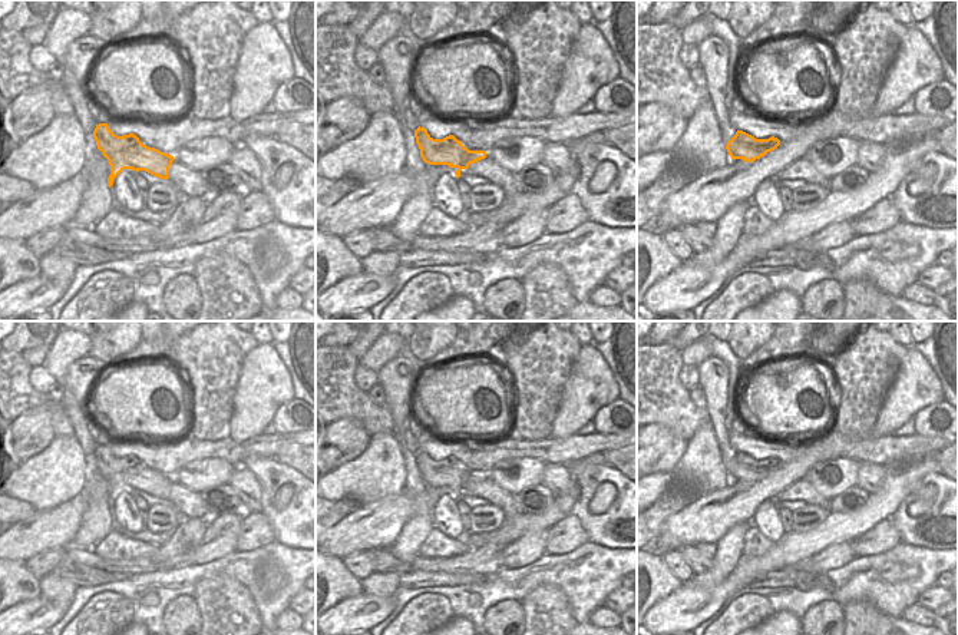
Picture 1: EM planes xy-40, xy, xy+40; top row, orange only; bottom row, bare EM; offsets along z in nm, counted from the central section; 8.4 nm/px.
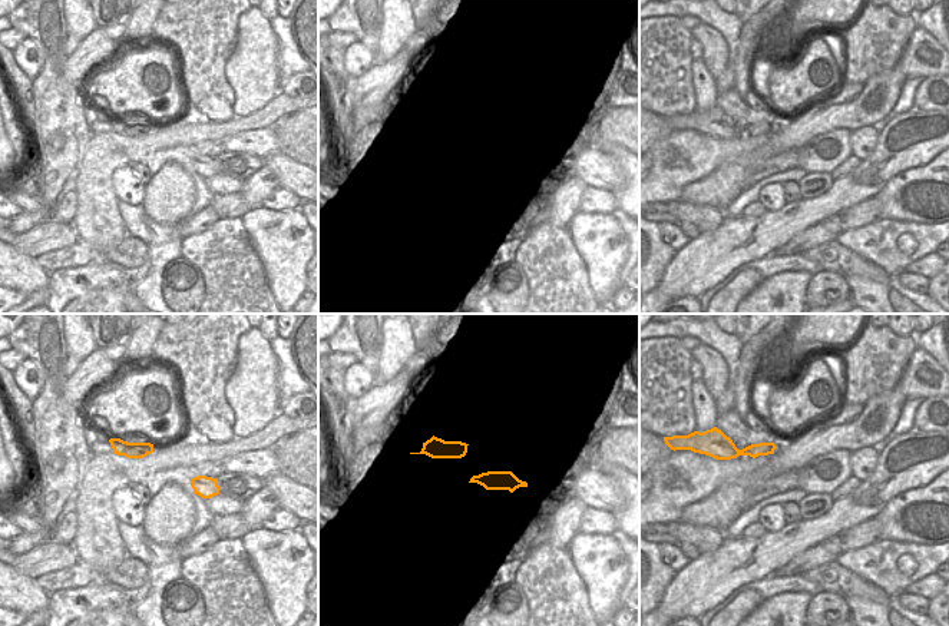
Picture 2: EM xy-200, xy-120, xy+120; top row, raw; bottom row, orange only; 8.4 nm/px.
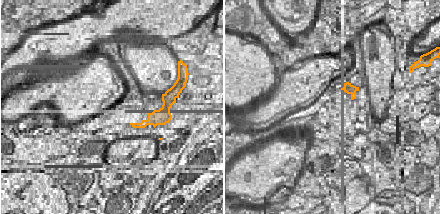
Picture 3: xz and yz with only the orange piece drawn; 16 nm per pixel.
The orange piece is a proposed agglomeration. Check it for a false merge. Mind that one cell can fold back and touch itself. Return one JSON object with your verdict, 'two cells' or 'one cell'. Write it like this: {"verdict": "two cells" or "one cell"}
{"verdict": "two cells"}

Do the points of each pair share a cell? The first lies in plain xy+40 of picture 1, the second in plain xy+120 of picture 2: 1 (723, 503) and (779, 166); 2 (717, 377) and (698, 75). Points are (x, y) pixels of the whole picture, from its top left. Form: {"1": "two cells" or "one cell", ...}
{"1": "two cells", "2": "one cell"}

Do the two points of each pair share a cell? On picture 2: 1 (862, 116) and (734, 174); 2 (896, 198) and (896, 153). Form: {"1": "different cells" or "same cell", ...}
{"1": "same cell", "2": "different cells"}

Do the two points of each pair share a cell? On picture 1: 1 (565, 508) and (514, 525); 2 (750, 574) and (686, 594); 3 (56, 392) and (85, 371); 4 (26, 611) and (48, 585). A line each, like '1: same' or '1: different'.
1: same
2: same
3: same
4: different

